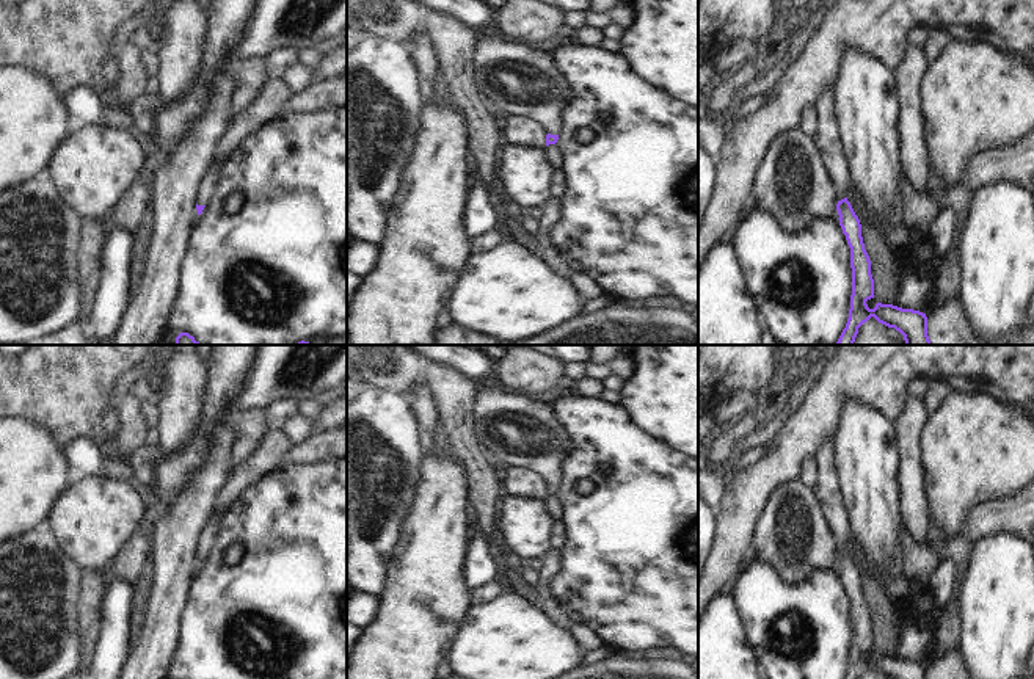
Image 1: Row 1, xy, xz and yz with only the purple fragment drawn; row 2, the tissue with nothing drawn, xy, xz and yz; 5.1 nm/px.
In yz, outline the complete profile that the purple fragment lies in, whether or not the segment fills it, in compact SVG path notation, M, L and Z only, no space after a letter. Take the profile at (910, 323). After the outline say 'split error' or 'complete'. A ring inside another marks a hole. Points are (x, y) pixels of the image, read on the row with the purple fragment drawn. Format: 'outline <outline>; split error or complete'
outline M799 125L778 133L755 172L755 194L758 205L767 207L786 231L800 231L817 216L832 216L835 212L839 215L839 226L850 248L852 295L846 328L835 345L854 345L858 328L871 317L899 331L904 336L905 345L930 345L926 314L882 303L877 303L874 309L868 307L866 301L874 298L874 279L861 237L861 224L847 198L838 199L816 136L805 133Z; split error

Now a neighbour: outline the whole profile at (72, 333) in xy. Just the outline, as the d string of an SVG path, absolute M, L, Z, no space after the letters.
M74 320L63 328L42 336L33 345L88 345L88 340L85 328Z

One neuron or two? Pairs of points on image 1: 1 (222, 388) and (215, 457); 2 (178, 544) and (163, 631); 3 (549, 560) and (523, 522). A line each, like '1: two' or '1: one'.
1: two
2: one
3: two

